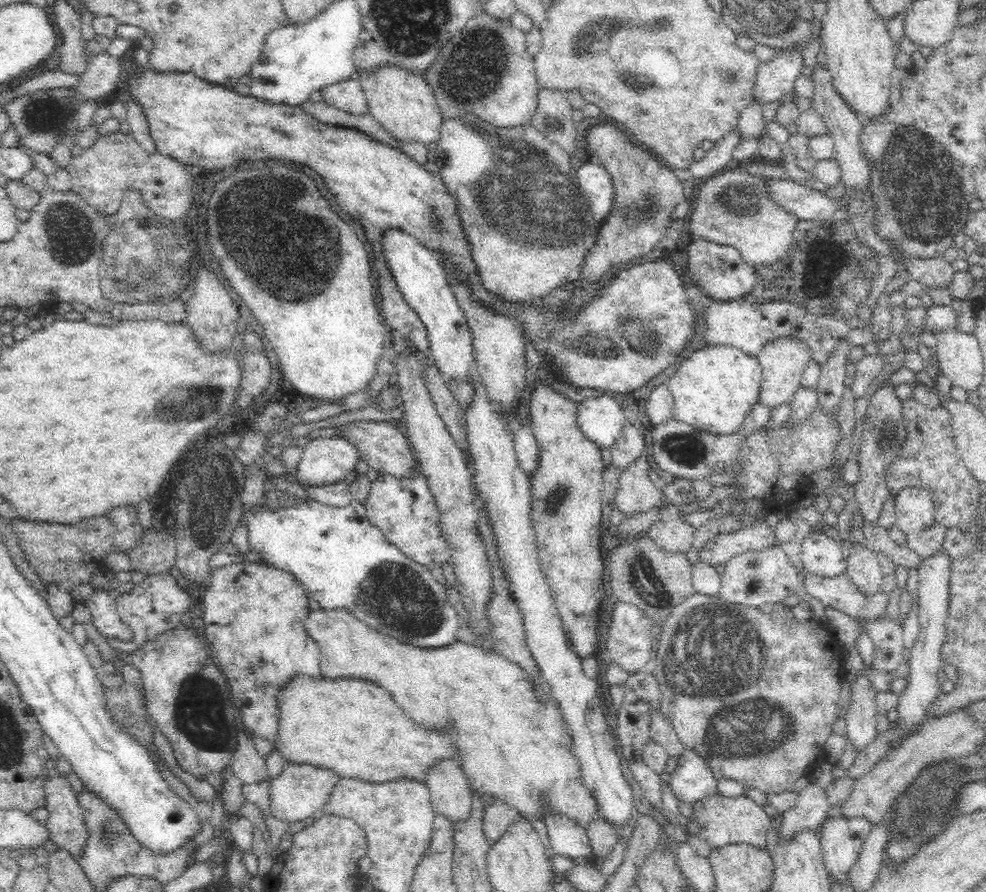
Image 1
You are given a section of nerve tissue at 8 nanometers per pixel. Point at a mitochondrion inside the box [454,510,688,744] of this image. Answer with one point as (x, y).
(643, 579)

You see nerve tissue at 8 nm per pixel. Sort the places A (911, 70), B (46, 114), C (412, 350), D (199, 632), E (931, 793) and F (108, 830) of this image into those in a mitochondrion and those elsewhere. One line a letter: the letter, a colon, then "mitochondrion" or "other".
A: other
B: mitochondrion
C: other
D: other
E: mitochondrion
F: mitochondrion

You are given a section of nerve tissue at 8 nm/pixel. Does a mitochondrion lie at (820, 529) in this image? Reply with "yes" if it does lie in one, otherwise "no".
no

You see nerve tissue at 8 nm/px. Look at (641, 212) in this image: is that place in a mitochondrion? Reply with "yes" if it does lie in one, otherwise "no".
yes

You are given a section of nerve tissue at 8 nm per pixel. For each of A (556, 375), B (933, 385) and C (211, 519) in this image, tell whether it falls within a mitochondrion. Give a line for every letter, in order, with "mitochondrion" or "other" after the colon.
A: other
B: other
C: mitochondrion

